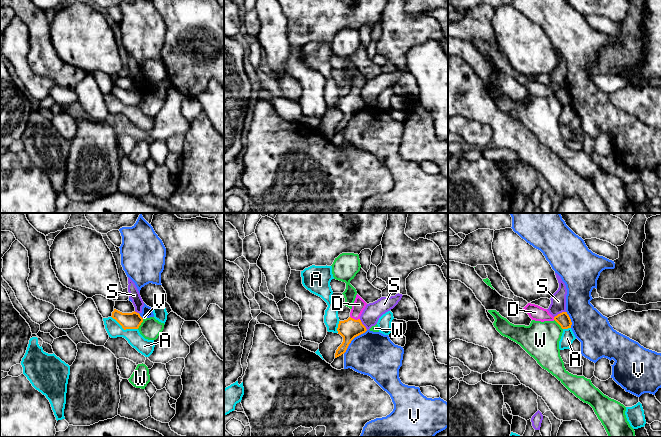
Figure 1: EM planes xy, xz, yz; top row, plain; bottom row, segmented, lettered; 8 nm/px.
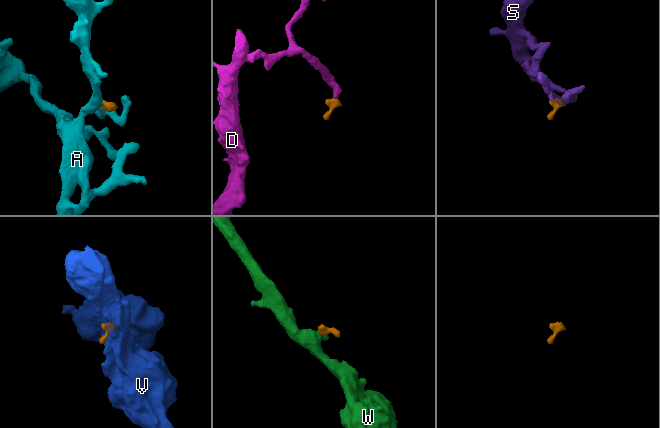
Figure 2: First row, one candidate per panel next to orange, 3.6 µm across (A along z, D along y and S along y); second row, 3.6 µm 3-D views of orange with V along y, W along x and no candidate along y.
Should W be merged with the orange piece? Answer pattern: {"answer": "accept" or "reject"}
{"answer": "reject"}

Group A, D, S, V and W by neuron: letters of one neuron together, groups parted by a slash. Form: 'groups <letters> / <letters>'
groups A / D / S / V / W

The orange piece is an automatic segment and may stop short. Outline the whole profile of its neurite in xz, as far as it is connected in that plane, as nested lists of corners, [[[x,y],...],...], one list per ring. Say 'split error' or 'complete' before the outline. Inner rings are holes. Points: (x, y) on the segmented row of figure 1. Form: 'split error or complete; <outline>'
split error; [[[357,294],[352,305],[350,317],[347,320],[339,321],[337,331],[338,334],[343,337],[343,342],[336,350],[335,358],[346,352],[349,344],[355,337],[367,331],[366,327],[360,320],[360,316],[366,305],[367,303]]]

